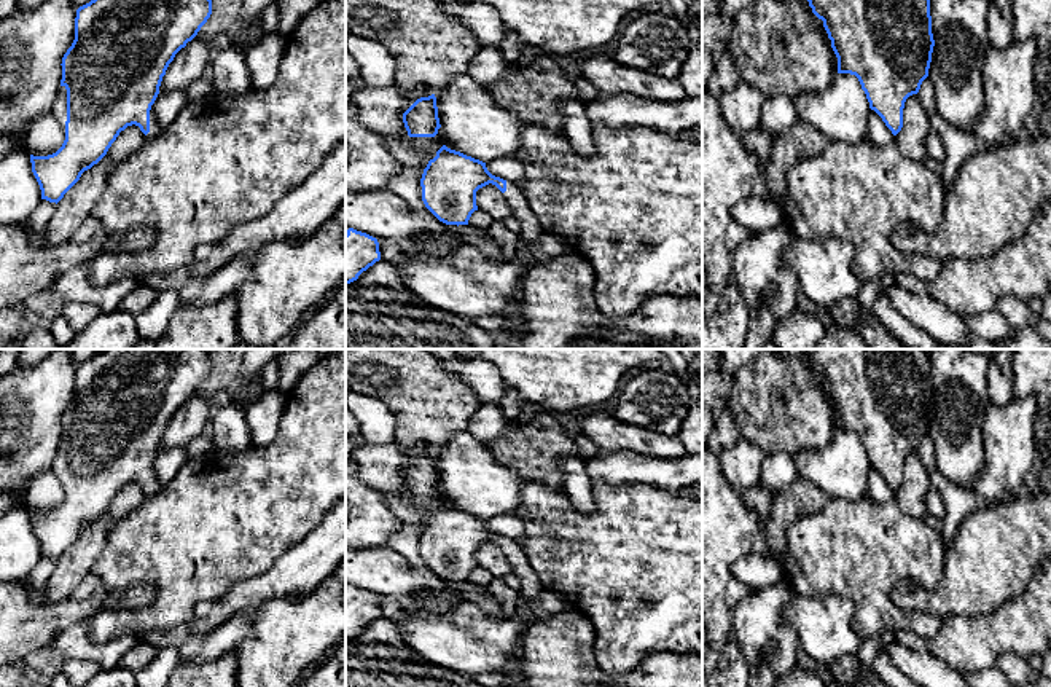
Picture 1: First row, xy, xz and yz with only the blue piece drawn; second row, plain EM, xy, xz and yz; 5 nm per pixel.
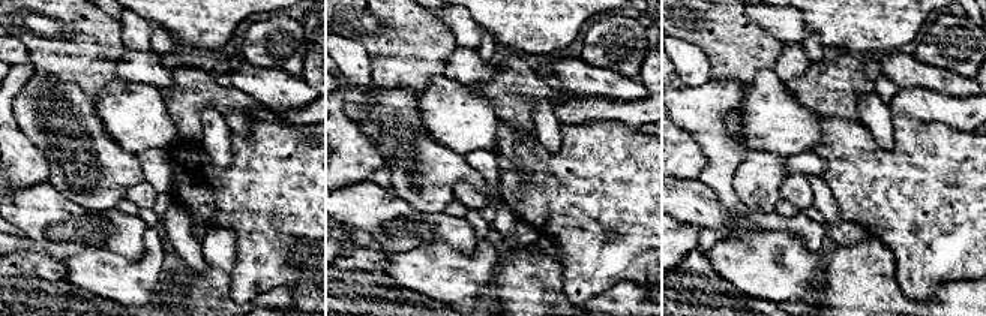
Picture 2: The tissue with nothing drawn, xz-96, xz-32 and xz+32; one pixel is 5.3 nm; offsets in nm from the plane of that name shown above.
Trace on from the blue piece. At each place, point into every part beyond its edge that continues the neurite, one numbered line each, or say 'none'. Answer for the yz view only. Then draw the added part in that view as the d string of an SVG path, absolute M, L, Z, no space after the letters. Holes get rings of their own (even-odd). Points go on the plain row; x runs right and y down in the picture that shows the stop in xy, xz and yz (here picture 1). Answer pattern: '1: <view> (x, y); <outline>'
none

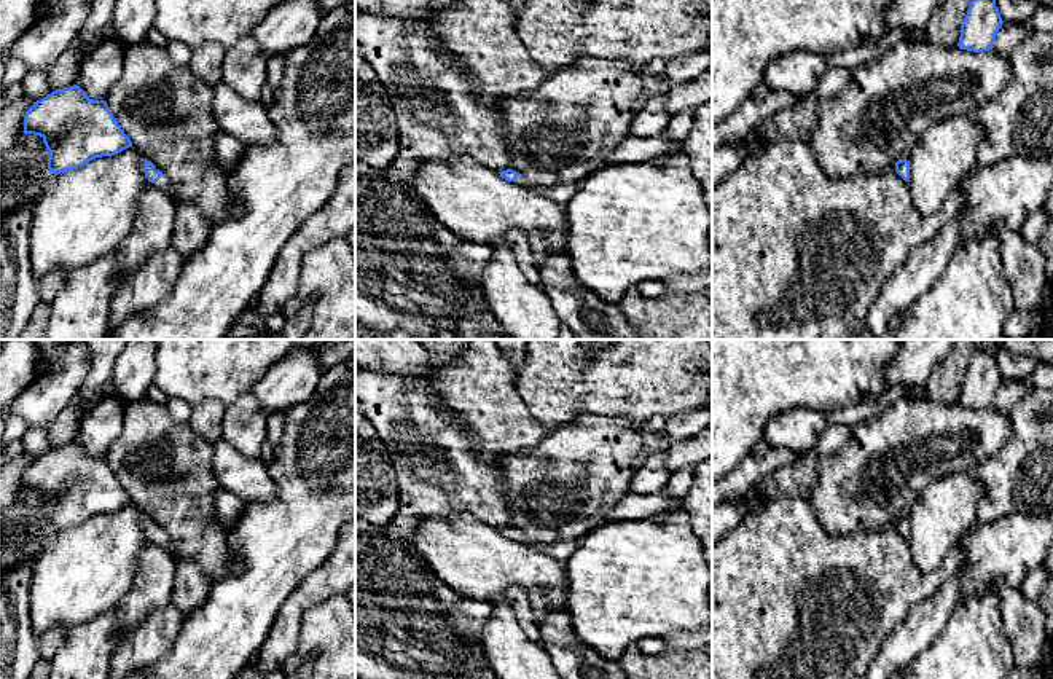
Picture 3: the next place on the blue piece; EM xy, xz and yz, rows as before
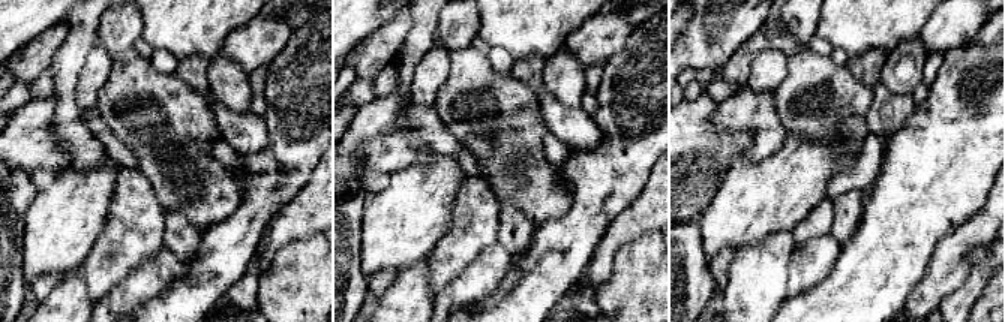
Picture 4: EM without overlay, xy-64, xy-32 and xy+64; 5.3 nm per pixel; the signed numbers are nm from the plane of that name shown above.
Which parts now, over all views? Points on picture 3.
1: xy (164, 541); M162 529L161 536L156 540L151 540L151 542L158 544L167 553L170 553L170 555L174 553L174 542L172 542L170 536L164 529Z

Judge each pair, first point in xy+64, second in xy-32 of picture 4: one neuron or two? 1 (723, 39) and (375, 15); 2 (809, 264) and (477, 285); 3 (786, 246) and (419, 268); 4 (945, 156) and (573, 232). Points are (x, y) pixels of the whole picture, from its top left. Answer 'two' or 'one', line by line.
1: two
2: one
3: one
4: one

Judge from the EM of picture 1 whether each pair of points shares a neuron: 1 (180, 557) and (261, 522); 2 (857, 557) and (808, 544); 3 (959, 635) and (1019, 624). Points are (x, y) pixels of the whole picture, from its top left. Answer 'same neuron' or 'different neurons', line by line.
1: same neuron
2: same neuron
3: same neuron

